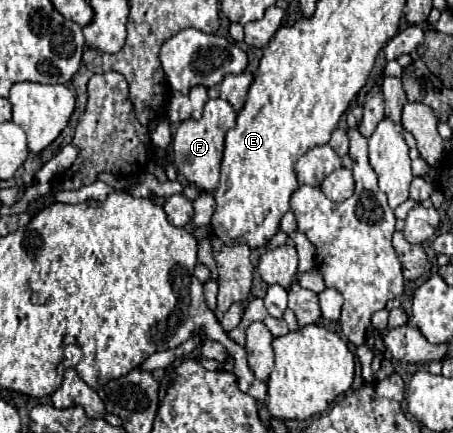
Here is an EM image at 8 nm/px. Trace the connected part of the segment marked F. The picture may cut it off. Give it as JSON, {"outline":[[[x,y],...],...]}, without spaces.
{"outline":[[[209,99],[203,109],[203,117],[199,121],[183,121],[173,137],[173,165],[185,175],[185,179],[203,189],[205,193],[213,193],[219,185],[219,169],[223,159],[223,141],[225,133],[235,125],[235,109],[223,99]]]}

